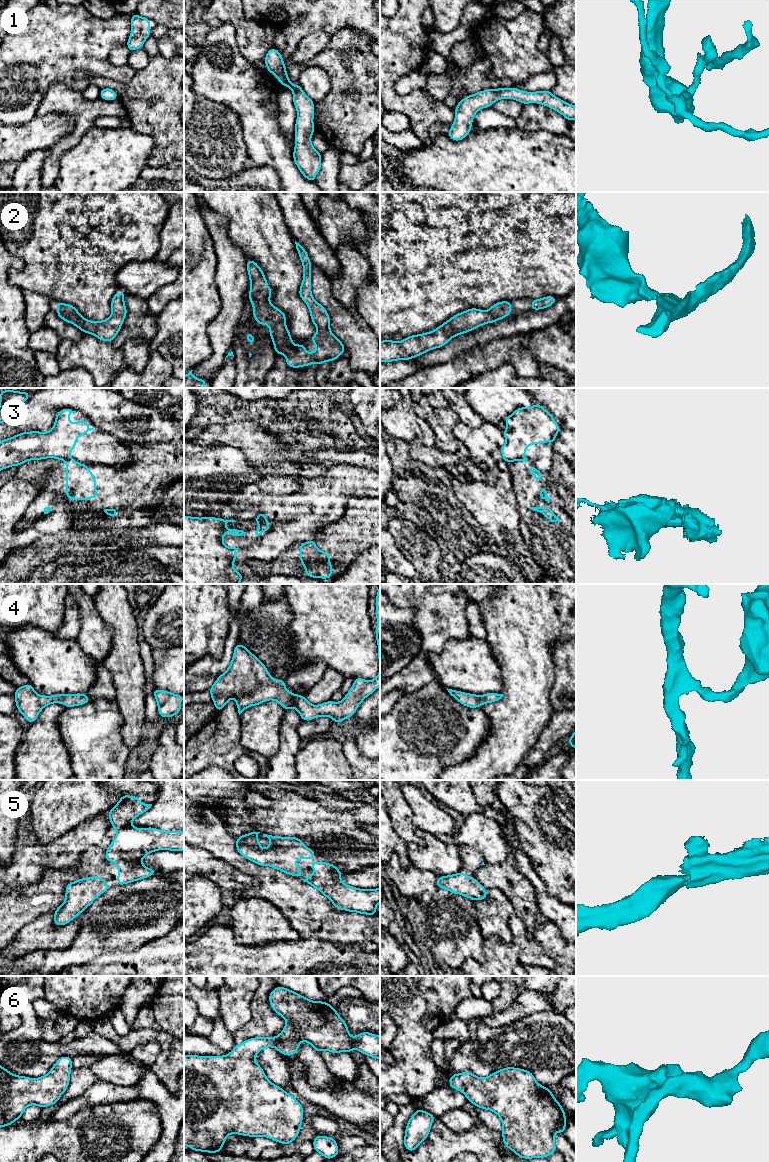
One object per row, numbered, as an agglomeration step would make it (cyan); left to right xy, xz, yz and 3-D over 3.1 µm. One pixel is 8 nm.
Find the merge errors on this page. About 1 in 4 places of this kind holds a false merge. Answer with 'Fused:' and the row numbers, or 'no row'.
Fused: 3

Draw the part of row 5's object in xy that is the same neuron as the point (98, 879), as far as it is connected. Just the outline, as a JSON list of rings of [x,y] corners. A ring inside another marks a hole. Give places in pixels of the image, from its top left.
[[[99,876],[78,879],[65,885],[65,900],[55,910],[54,924],[63,926],[71,922],[109,888],[107,882]]]

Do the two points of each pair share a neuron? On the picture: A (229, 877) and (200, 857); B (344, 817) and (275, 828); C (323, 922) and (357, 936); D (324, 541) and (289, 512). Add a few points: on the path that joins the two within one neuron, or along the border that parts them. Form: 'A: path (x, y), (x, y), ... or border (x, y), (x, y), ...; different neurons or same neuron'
A: path (222, 873), (207, 864); same neuron
B: path (327, 820), (292, 820); same neuron
C: path (331, 924), (349, 928); same neuron
D: border (335, 520), (320, 527), (313, 537); different neurons

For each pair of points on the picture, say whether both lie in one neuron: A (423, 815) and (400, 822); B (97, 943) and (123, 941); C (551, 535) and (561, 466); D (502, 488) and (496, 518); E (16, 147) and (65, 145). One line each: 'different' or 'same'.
A: different
B: same
C: same
D: same
E: different

